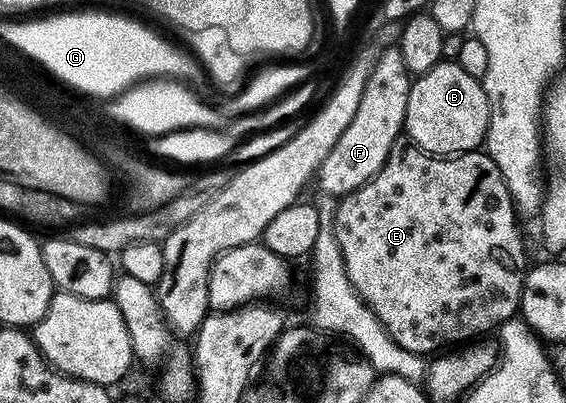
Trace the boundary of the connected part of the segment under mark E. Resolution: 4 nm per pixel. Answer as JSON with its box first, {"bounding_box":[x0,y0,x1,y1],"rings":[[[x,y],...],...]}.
{"bounding_box":[334,140,526,356],"rings":[[[398,140],[390,148],[390,154],[386,158],[389,166],[383,164],[382,170],[378,171],[372,179],[373,186],[368,186],[365,182],[345,194],[337,203],[341,214],[335,212],[334,232],[338,241],[339,252],[342,253],[343,264],[345,265],[346,276],[349,277],[354,292],[373,310],[375,316],[385,326],[386,332],[403,349],[422,356],[432,355],[442,348],[452,347],[454,344],[464,343],[466,340],[473,340],[476,334],[481,334],[484,330],[497,328],[501,323],[508,321],[518,313],[521,305],[521,287],[523,285],[523,271],[526,269],[525,258],[521,253],[525,246],[517,242],[517,218],[513,196],[509,194],[508,181],[502,170],[496,167],[497,158],[492,153],[484,152],[480,149],[469,150],[466,154],[455,154],[452,156],[434,156],[428,154],[421,158],[424,151],[413,145],[408,140]]]}

